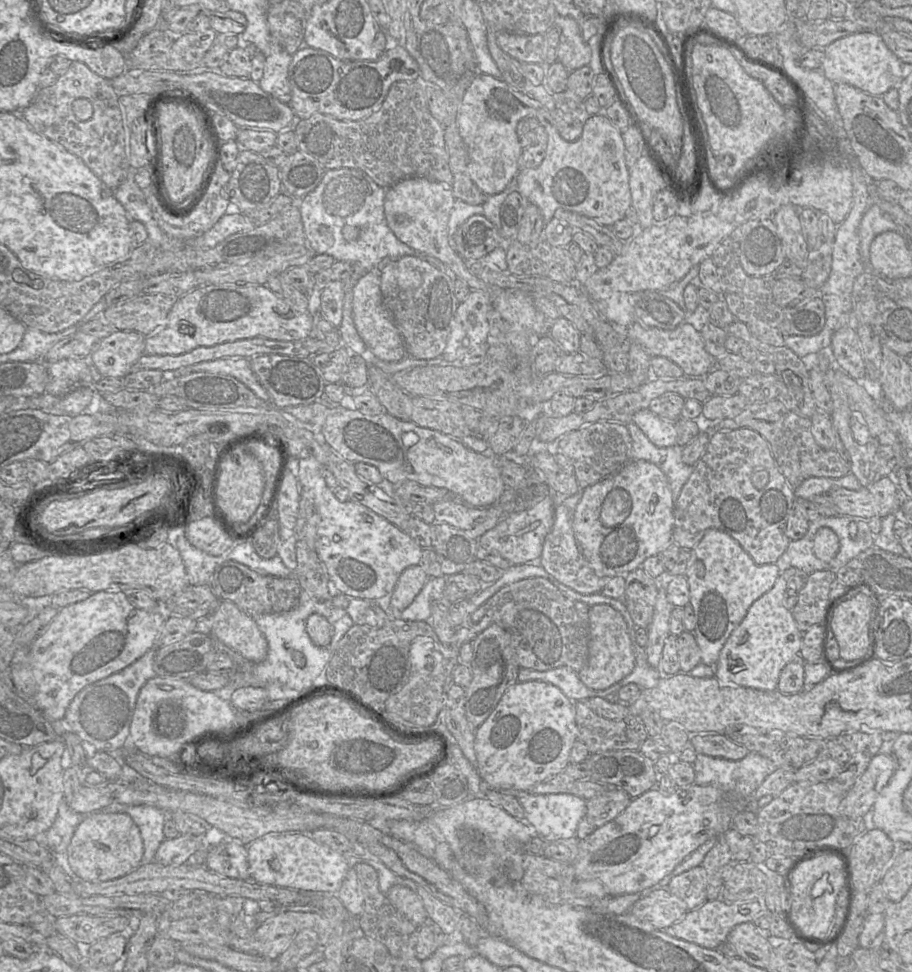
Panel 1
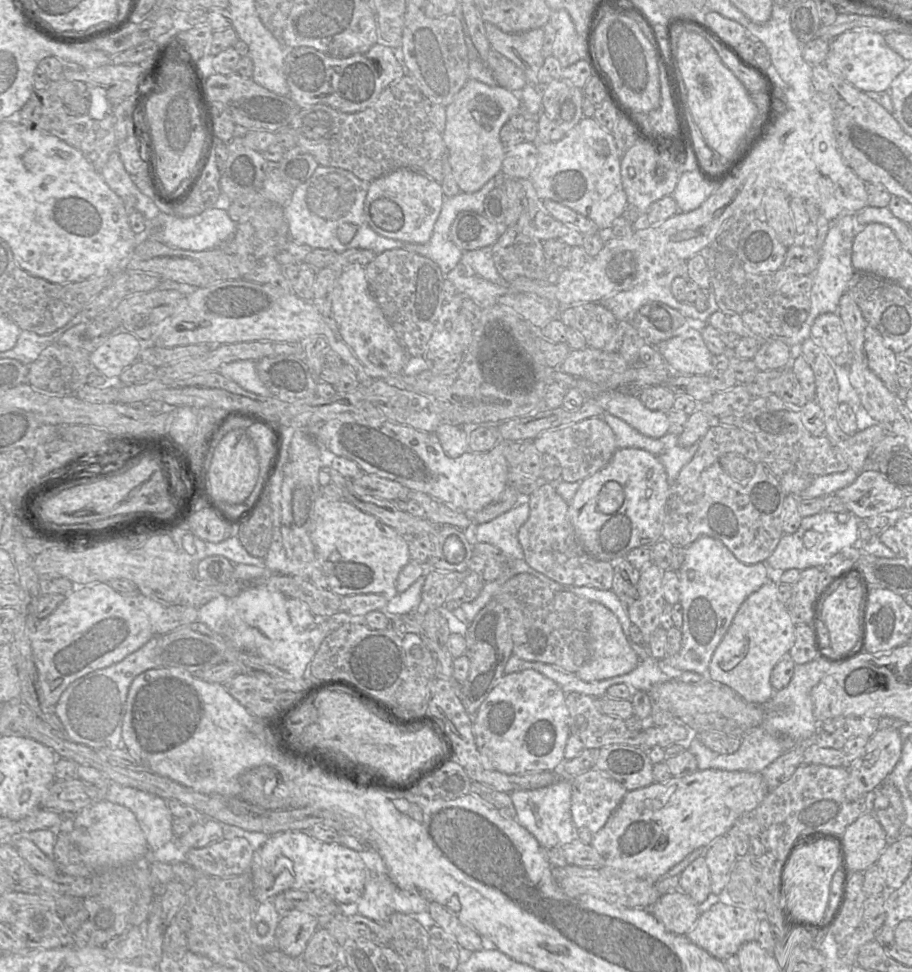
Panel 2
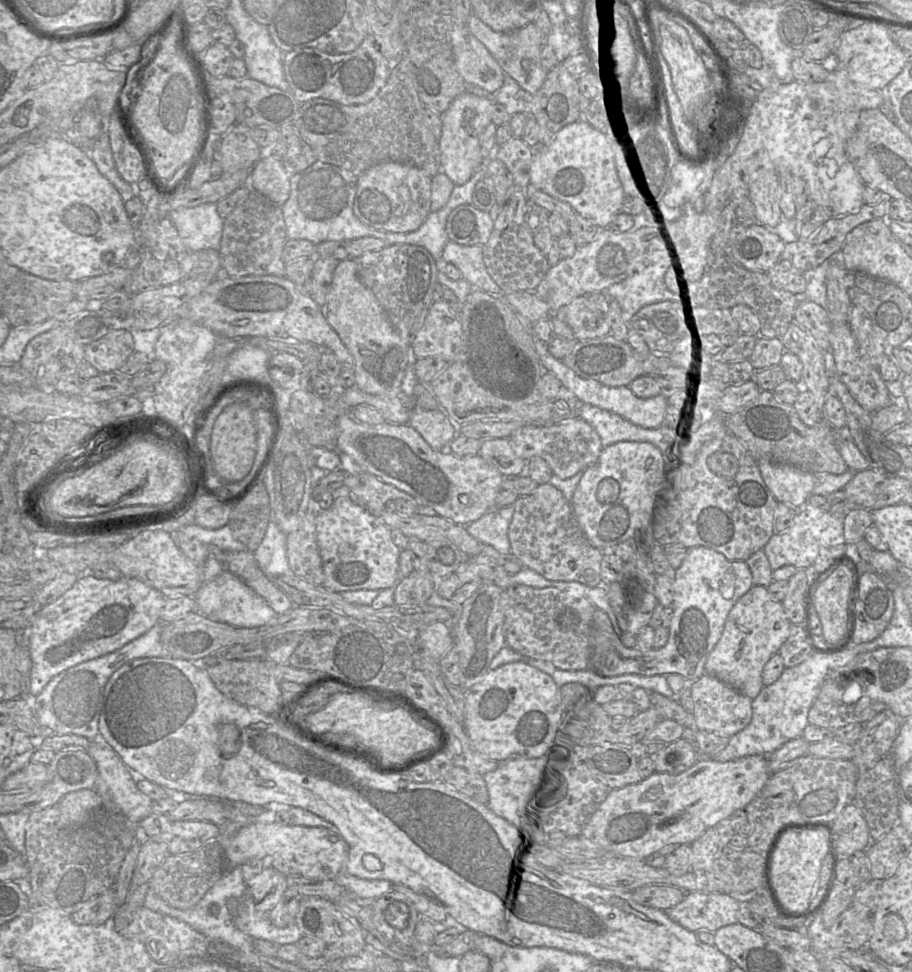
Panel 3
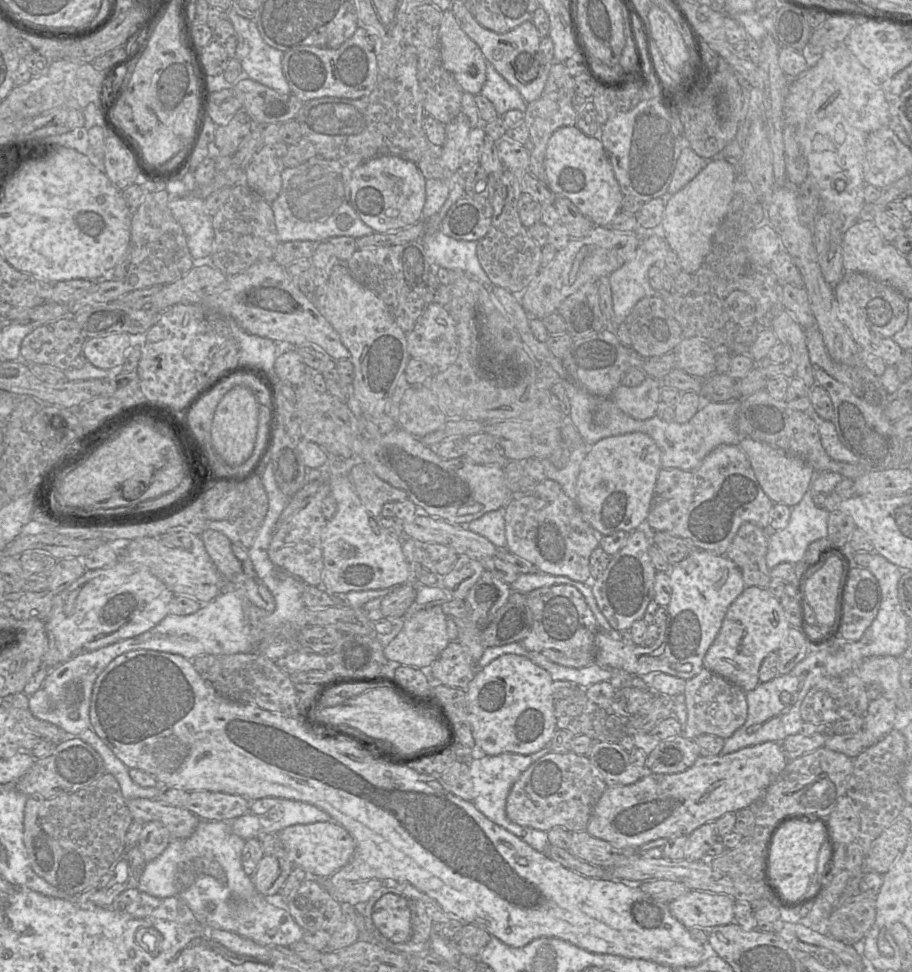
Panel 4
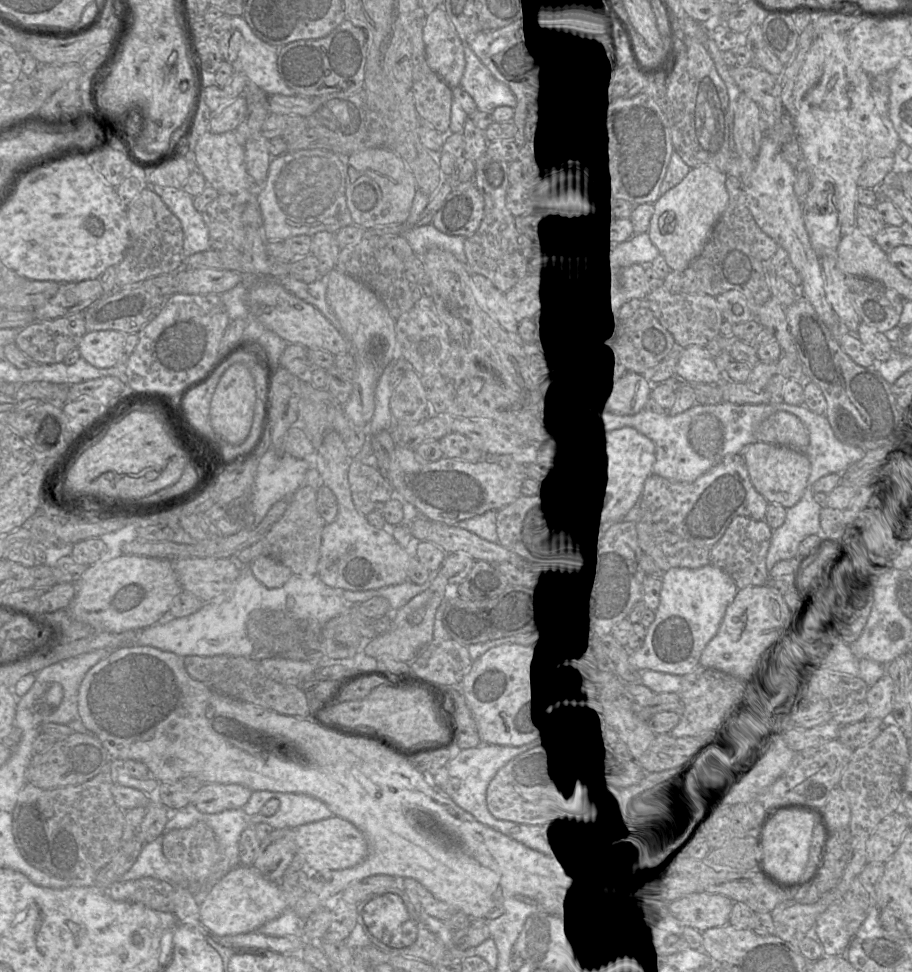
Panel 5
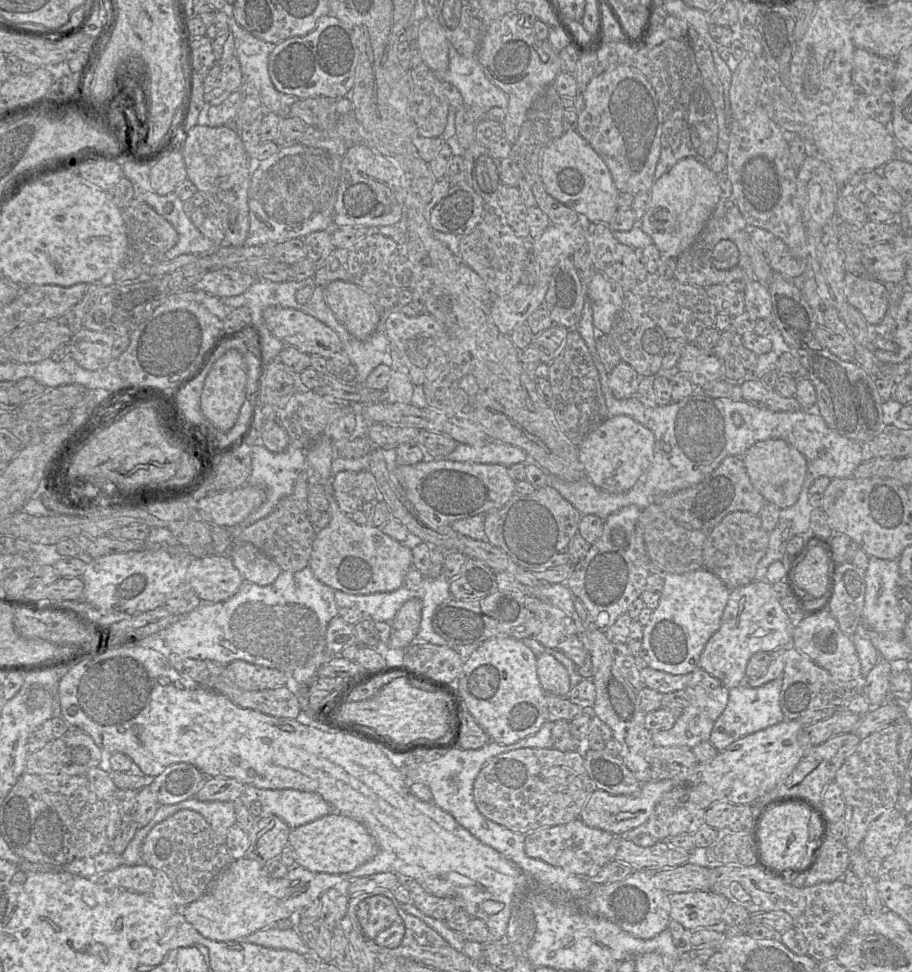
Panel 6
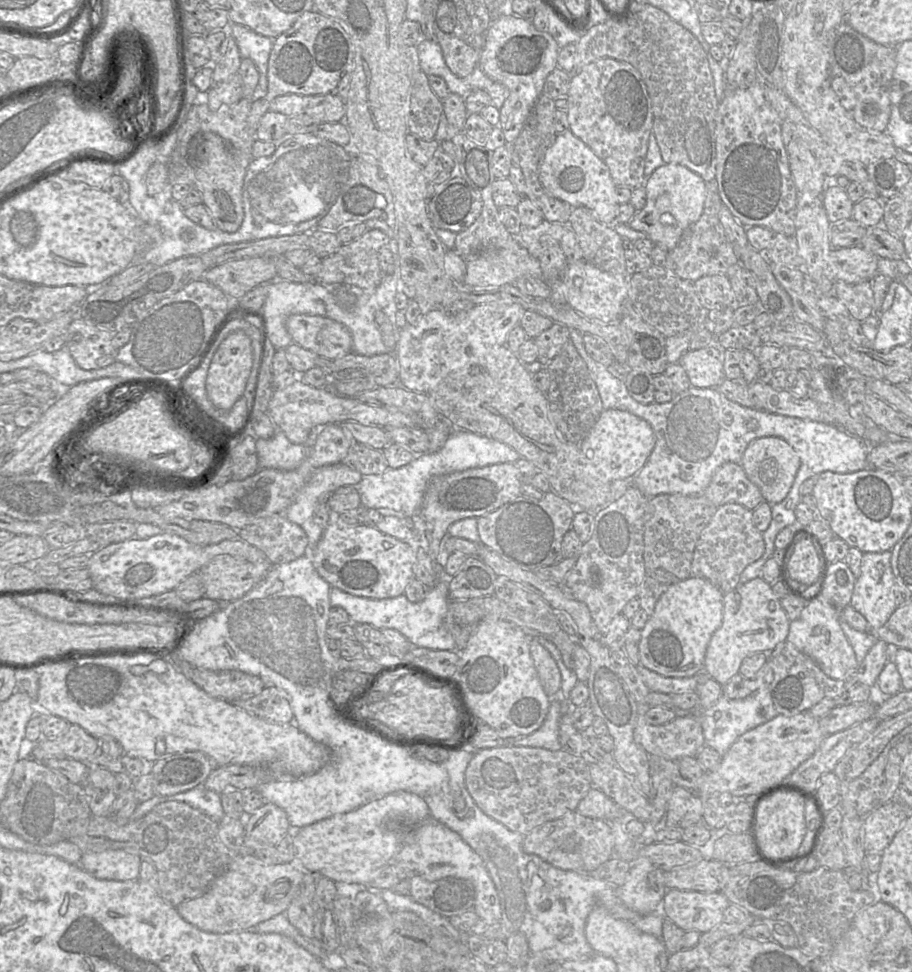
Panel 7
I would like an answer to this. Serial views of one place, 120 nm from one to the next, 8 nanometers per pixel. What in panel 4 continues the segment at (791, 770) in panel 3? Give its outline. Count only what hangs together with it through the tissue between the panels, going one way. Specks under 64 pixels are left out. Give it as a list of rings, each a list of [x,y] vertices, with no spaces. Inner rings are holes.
[[[826,747],[788,761],[763,795],[748,807],[755,816],[752,839],[764,846],[773,828],[781,820],[794,815],[821,815],[828,818],[839,799],[846,795],[852,773],[853,759]]]

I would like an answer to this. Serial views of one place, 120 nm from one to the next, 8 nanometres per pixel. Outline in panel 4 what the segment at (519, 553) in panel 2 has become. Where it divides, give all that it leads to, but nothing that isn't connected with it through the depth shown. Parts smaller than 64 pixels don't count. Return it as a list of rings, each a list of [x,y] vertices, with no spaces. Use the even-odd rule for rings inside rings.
[[[501,507],[498,510],[487,512],[476,520],[473,520],[467,524],[460,525],[462,525],[465,529],[468,529],[487,538],[491,543],[493,543],[493,545],[497,549],[507,549],[507,540],[505,535],[505,507]]]

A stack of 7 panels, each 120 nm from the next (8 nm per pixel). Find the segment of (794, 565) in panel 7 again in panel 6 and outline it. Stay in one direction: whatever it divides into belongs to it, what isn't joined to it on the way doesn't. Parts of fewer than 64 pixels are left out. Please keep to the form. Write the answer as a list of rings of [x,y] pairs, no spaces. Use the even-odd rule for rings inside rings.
[[[819,546],[812,547],[793,569],[797,586],[811,598],[826,596],[829,584],[830,562],[827,552]]]

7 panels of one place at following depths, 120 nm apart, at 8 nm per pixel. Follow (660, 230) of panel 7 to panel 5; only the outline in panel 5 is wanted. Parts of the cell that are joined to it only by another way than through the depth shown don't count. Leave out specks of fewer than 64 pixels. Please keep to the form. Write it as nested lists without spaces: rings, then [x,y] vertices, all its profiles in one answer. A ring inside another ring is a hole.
[[[700,164],[691,167],[675,186],[658,192],[648,234],[671,270],[683,272],[704,248],[713,226],[728,203],[726,177],[725,172],[716,166]]]

